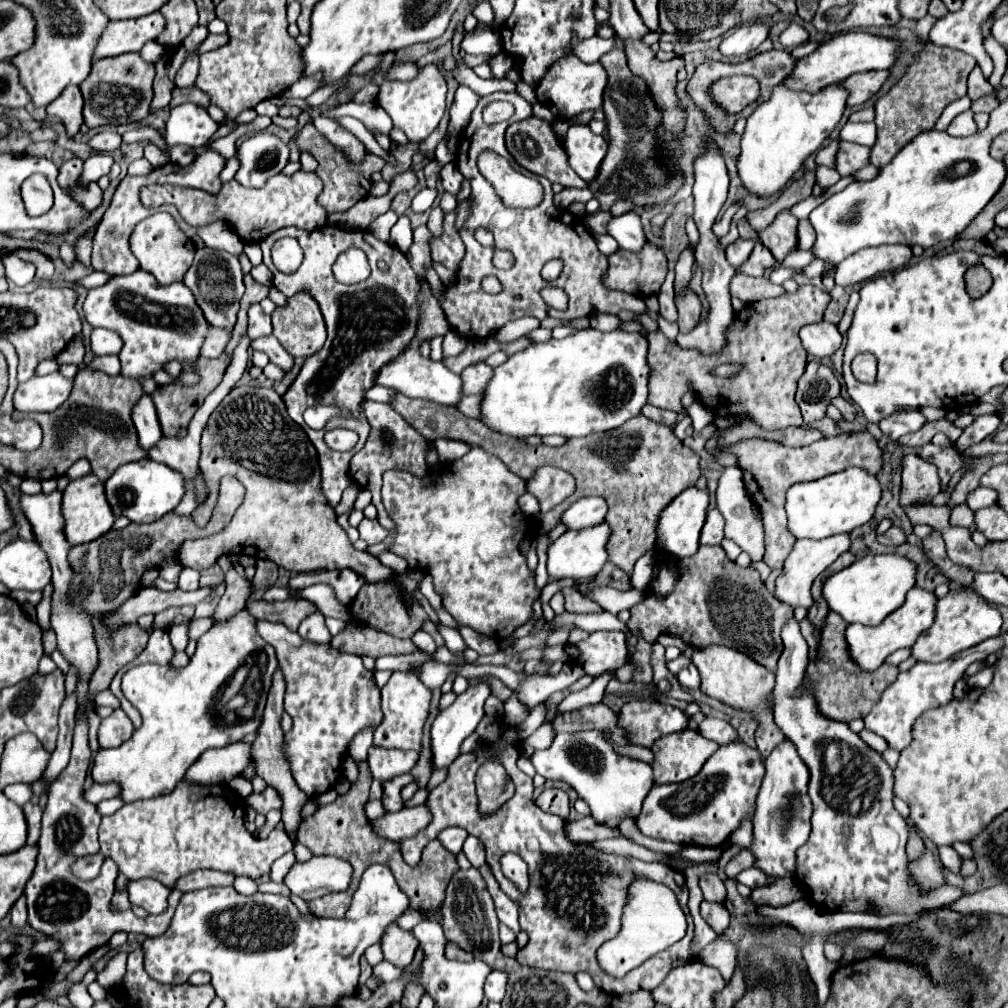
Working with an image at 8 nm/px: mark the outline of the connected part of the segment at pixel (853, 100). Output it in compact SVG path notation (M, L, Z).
M888 70L860 72L860 74L852 74L850 78L846 78L844 80L844 86L850 90L848 106L860 106L866 100L870 100L884 86L884 82L888 78L890 78L890 72Z

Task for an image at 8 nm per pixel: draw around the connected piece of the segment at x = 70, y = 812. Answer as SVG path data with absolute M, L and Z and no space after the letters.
M78 718L76 722L76 730L74 730L74 744L72 744L72 756L70 756L70 762L68 766L62 770L62 774L50 784L50 790L48 790L48 804L44 808L44 816L42 816L42 836L40 836L40 854L38 854L38 864L36 864L36 870L30 878L30 882L26 884L26 890L24 890L24 896L26 896L26 908L28 908L28 924L46 934L48 938L52 940L58 940L60 944L60 950L64 952L66 960L80 960L84 958L86 954L90 954L92 950L104 946L114 932L140 932L140 934L146 934L146 936L160 936L168 930L170 922L172 922L172 916L174 916L174 910L182 898L182 890L174 890L170 894L170 900L168 900L168 910L164 912L164 916L146 916L146 918L138 918L132 910L114 910L112 908L112 894L114 894L114 882L116 882L116 876L118 876L118 868L116 868L116 862L106 858L104 864L102 864L102 870L100 870L100 876L94 878L94 880L78 880L72 872L70 872L70 866L72 862L78 858L78 856L84 856L84 854L96 854L100 850L100 842L98 842L98 826L100 826L100 814L96 810L96 804L90 804L84 800L84 780L86 780L86 774L88 774L88 768L90 768L90 760L92 760L92 752L88 748L88 718Z

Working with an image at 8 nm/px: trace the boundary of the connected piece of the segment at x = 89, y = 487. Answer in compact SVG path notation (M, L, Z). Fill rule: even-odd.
M86 474L82 478L76 478L68 484L68 488L64 490L64 498L62 498L62 508L64 508L64 518L66 518L66 536L68 542L78 546L78 544L88 544L92 540L98 540L100 536L104 536L106 532L112 530L114 526L114 512L106 500L106 490L104 490L104 482L96 476L96 474Z

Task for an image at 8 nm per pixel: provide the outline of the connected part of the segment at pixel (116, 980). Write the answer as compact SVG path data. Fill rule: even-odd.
M116 952L110 956L106 968L98 974L98 982L106 988L106 990L114 990L122 984L122 978L126 974L126 956L128 952Z

